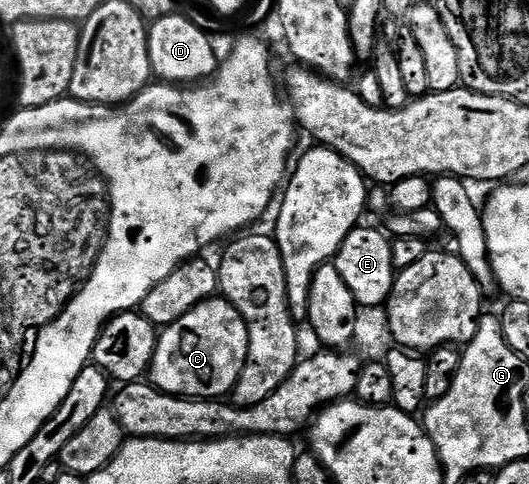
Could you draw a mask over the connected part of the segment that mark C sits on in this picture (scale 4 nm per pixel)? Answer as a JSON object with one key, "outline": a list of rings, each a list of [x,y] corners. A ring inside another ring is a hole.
{"outline":[[[215,295],[209,301],[201,301],[184,319],[165,326],[158,334],[158,346],[148,370],[149,380],[161,393],[171,393],[174,397],[192,397],[195,399],[222,399],[233,390],[244,371],[248,359],[248,327],[236,311],[232,302]]]}

